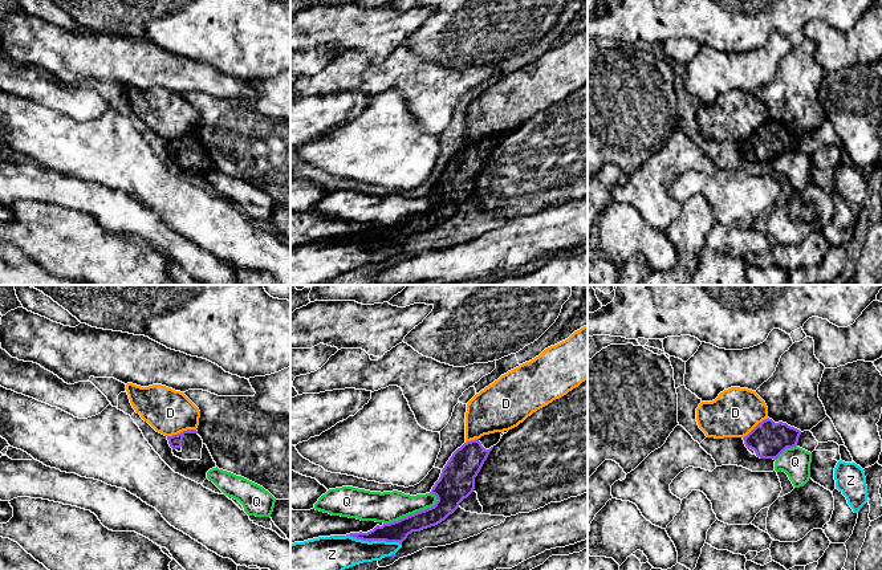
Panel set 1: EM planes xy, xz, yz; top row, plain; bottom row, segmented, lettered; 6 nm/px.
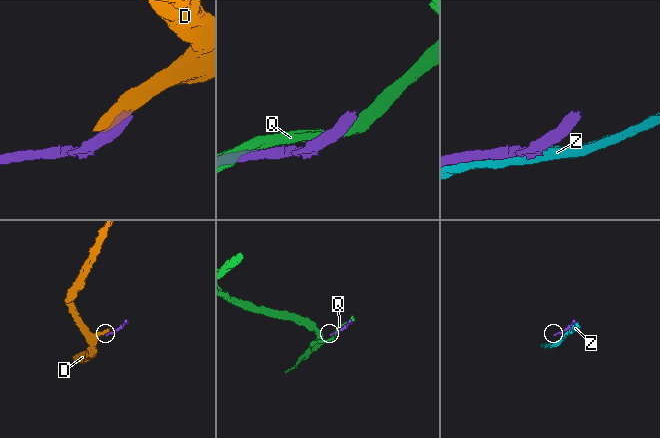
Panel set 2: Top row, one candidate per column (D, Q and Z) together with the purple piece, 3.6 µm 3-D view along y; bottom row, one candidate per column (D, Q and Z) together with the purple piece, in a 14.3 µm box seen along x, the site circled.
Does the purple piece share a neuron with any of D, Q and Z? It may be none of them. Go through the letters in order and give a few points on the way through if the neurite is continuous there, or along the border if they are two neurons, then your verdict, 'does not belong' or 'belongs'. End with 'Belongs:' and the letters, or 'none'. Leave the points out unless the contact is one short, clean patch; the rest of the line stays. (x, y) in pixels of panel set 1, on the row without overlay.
D: border xy (195, 131), (187, 131), (167, 139); does not belong
Q: does not belong
Z: does not belong
Belongs: none

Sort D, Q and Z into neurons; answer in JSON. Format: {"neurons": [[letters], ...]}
{"neurons": [["D"], ["Q"], ["Z"]]}

